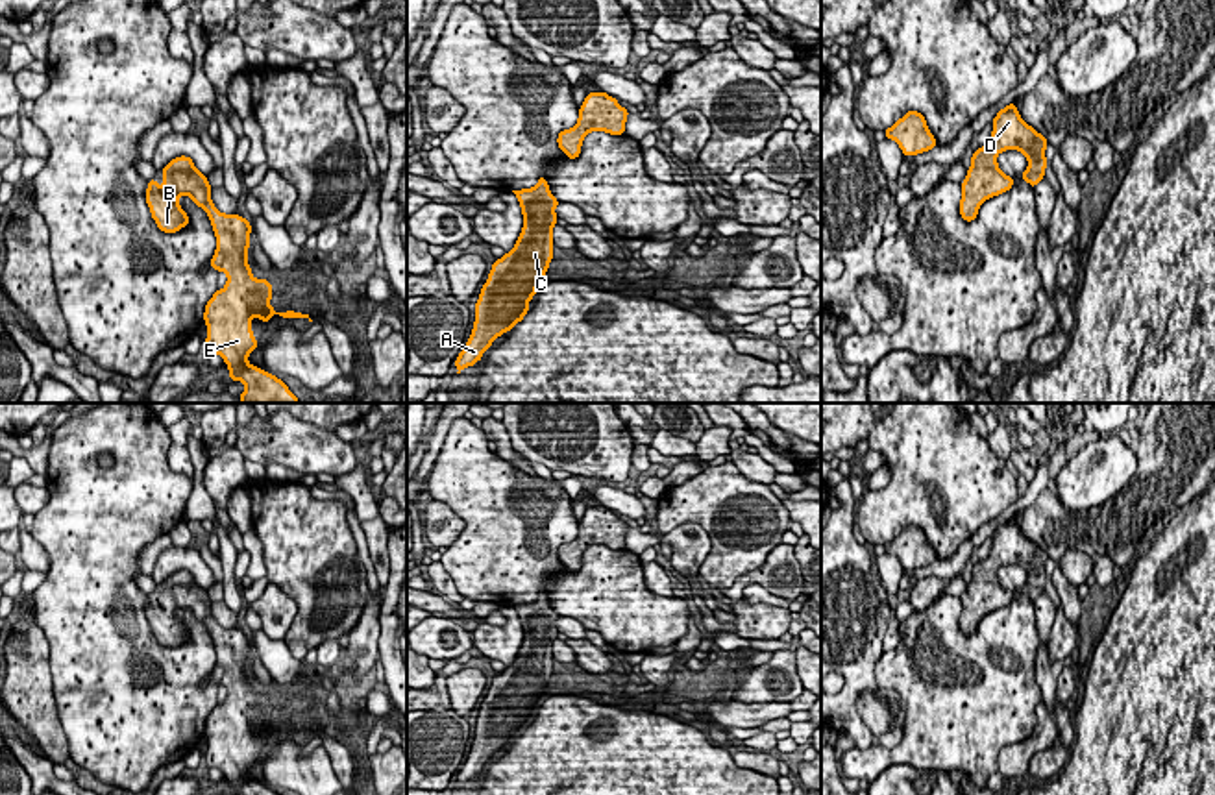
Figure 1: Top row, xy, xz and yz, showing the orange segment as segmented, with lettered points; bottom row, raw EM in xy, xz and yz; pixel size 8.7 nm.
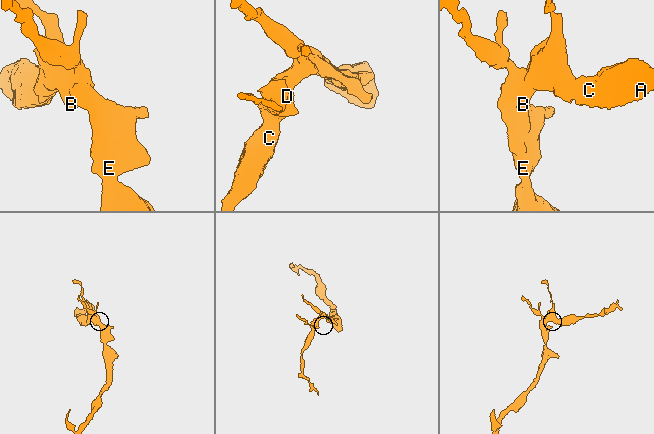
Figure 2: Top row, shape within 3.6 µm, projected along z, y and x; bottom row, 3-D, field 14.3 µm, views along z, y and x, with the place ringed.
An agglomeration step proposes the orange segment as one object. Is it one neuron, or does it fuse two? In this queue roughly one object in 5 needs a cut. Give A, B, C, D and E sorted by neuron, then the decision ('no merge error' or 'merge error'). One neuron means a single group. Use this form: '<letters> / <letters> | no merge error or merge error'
A B C D E | no merge error

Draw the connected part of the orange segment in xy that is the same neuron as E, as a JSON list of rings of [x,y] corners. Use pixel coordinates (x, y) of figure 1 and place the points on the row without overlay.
[[[176,571],[161,586],[165,599],[159,601],[155,593],[148,593],[146,603],[146,618],[157,642],[163,647],[178,647],[189,640],[189,630],[178,612],[190,610],[207,627],[216,651],[216,664],[209,679],[227,690],[226,701],[216,704],[205,719],[207,765],[224,773],[231,795],[281,795],[248,777],[250,765],[259,760],[252,747],[252,732],[264,738],[272,728],[313,734],[305,727],[292,723],[277,727],[270,721],[270,695],[255,693],[248,680],[252,638],[239,629],[224,629],[213,619],[207,590],[194,581],[190,571]]]

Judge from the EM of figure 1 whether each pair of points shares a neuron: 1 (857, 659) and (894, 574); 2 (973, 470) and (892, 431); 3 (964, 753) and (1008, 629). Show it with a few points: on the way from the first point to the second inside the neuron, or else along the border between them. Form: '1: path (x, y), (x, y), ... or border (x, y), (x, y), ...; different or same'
1: border (877, 577), (886, 594); different
2: path (953, 470), (920, 439), (912, 437); same
3: path (964, 720), (968, 701), (986, 683), (984, 655); same

